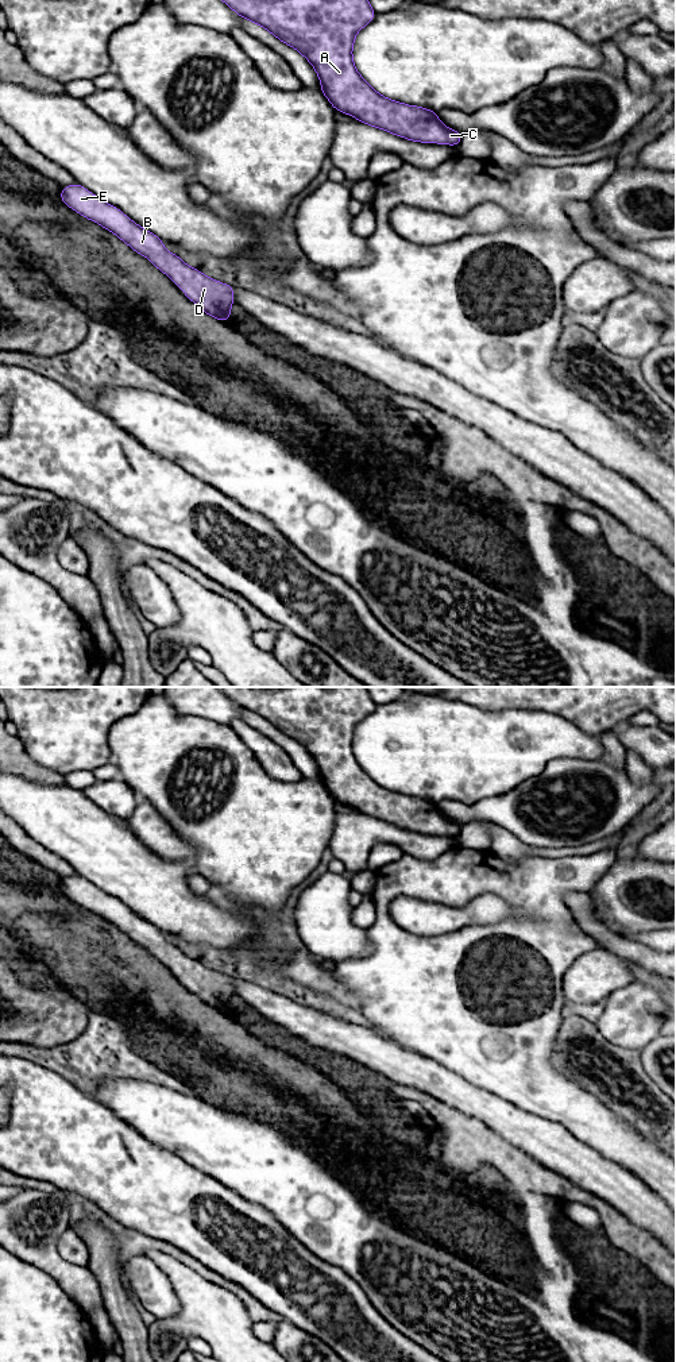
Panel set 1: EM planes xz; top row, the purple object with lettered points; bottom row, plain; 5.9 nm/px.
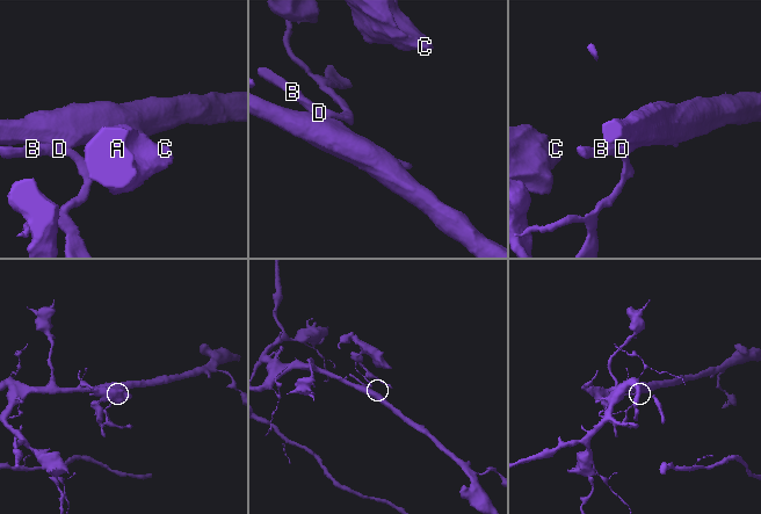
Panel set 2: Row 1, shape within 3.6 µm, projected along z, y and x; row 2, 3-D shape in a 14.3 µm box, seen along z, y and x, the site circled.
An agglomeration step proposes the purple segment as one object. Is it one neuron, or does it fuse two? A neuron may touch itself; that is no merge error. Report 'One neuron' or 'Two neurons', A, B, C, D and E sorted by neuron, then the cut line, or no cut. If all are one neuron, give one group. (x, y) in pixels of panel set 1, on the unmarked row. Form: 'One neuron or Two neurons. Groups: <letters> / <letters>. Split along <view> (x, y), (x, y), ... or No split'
One neuron. Groups: A B C D E. No split

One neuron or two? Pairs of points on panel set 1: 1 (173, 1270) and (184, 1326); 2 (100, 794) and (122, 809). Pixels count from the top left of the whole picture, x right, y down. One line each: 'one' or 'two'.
1: one
2: one

